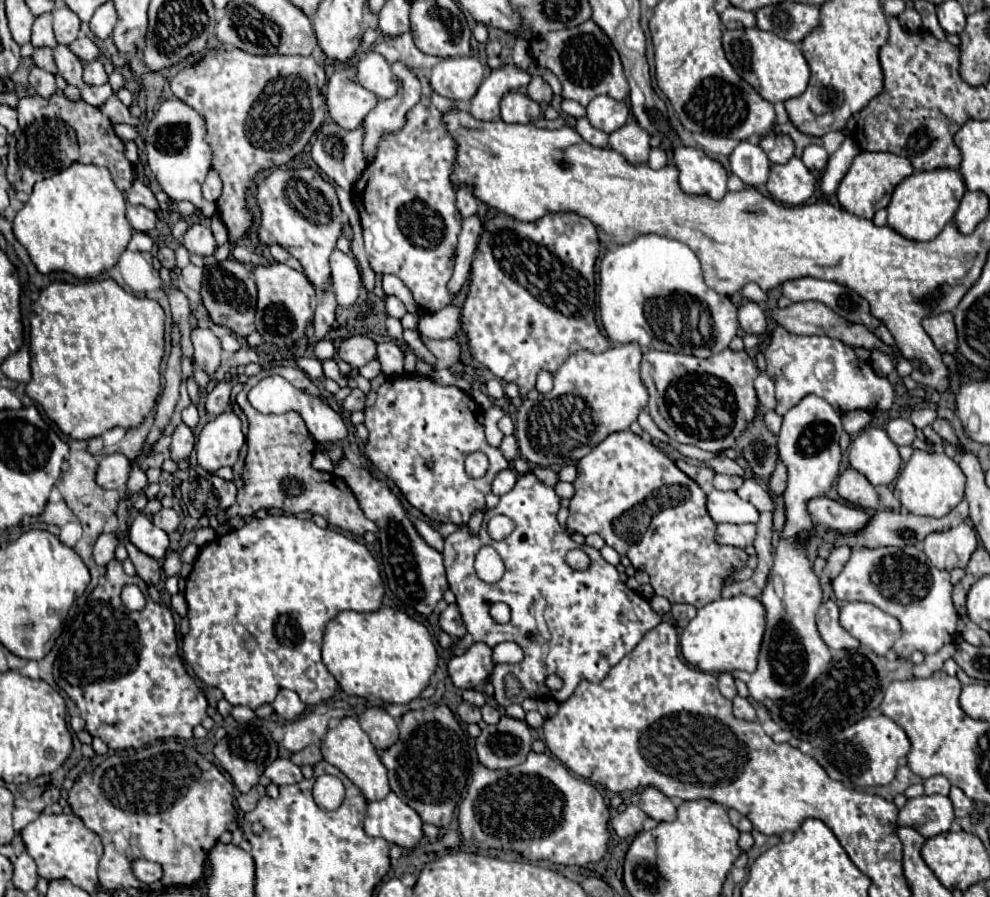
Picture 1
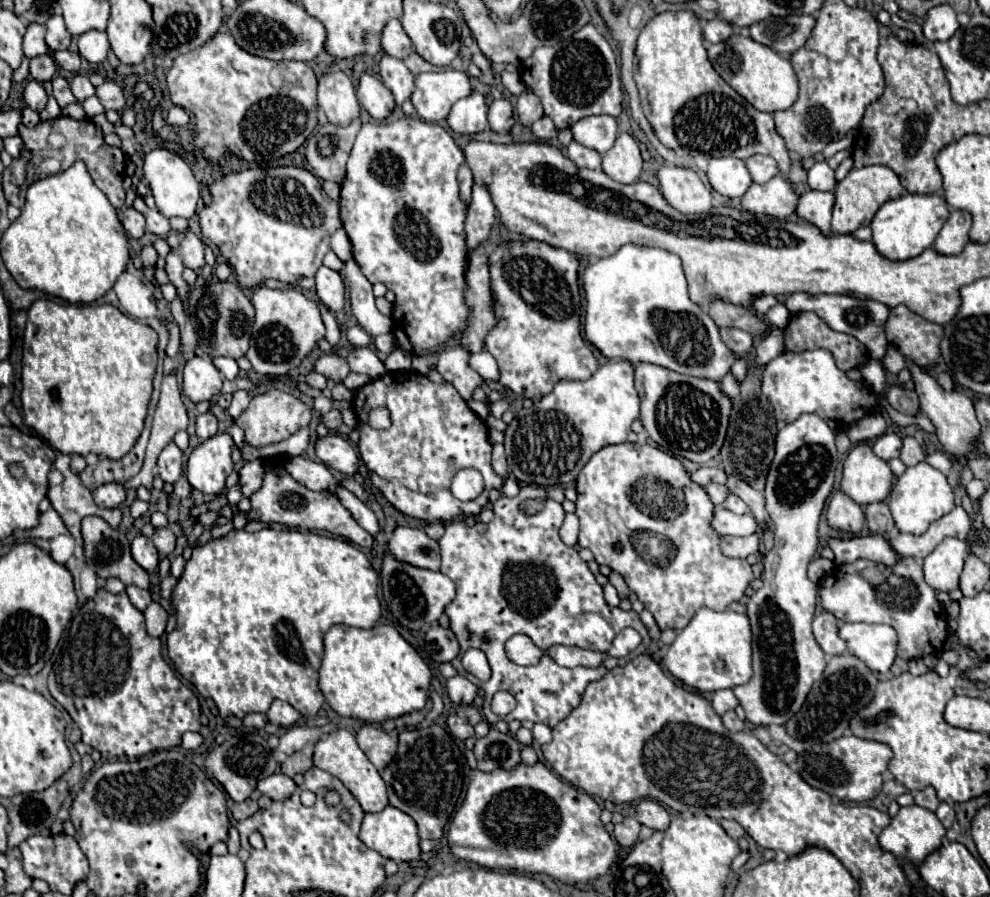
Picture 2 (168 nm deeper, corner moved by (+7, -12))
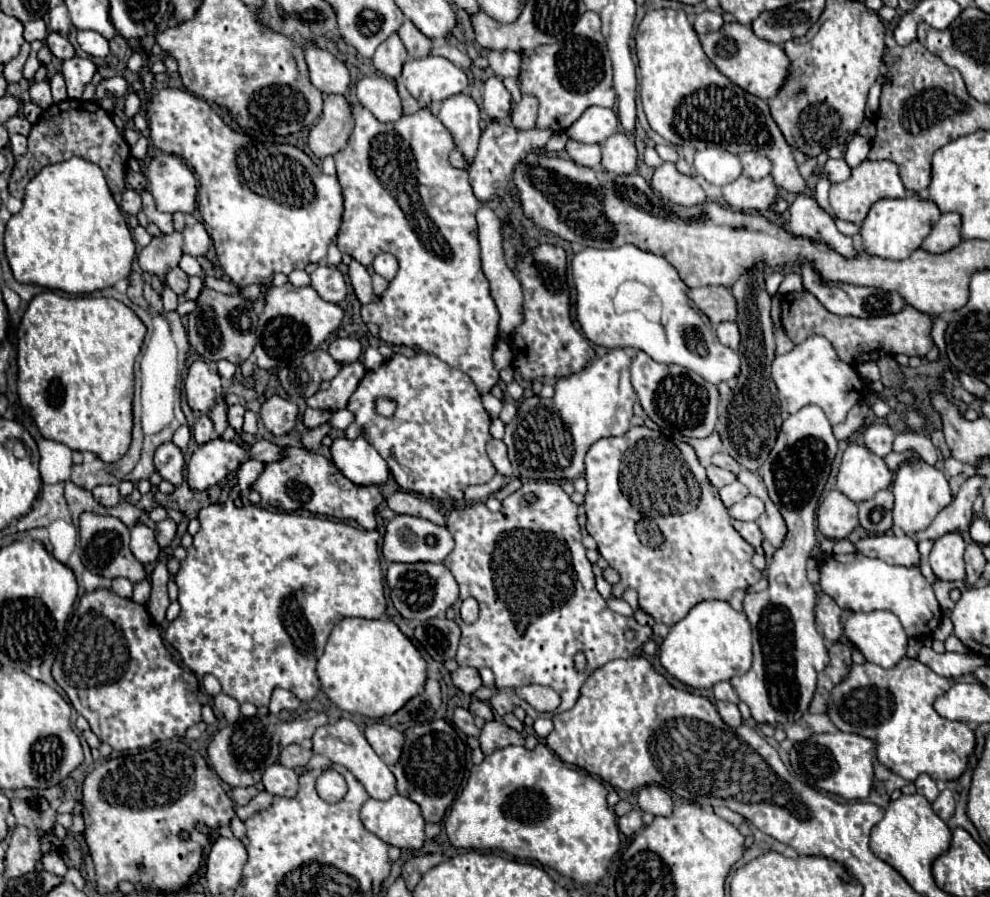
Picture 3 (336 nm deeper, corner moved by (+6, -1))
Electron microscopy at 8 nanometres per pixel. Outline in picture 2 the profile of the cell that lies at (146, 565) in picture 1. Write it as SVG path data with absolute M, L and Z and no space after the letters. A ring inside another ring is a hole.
M84 517L82 519L82 537L84 537L86 563L94 569L94 573L98 577L102 577L102 579L116 577L124 585L136 585L140 589L148 589L148 573L142 567L136 567L136 561L130 555L130 543L122 531L110 527L100 517Z

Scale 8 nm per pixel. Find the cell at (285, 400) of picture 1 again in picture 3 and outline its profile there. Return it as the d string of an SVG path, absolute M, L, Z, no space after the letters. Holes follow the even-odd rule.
M335 438L331 444L331 456L333 464L337 464L337 468L341 468L341 474L353 484L383 484L389 478L385 460L365 438Z

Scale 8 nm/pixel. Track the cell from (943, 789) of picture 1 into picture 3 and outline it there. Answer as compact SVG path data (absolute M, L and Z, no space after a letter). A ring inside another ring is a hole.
M921 774L921 776L915 780L915 786L917 786L917 792L923 794L929 802L933 802L933 800L937 798L937 794L939 794L939 788L937 788L935 780L929 778L927 774Z

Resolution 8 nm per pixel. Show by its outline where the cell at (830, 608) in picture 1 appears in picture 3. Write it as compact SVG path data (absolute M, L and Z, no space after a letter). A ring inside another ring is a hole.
M823 594L815 606L815 620L817 620L817 628L819 632L827 638L827 640L841 640L843 638L843 626L841 626L841 608L835 604L835 600L827 594Z

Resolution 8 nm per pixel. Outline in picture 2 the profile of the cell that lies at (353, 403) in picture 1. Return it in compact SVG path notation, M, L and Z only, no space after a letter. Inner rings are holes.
M332 409L330 413L326 413L326 415L320 417L320 423L324 423L330 431L334 431L338 425L342 425L342 415L340 415L338 409Z

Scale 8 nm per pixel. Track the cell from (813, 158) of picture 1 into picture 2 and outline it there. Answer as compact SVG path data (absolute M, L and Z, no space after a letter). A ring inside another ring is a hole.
M818 161L808 171L808 185L810 185L810 189L816 189L816 191L834 191L834 187L836 187L834 169L830 169L830 165L826 161Z

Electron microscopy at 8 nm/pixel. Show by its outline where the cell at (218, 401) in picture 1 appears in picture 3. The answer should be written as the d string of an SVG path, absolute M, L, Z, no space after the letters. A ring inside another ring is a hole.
M207 414L197 416L197 422L193 426L193 436L195 436L197 444L205 444L205 442L209 442L211 438L217 436L215 428L213 428L213 422L211 422L211 418Z

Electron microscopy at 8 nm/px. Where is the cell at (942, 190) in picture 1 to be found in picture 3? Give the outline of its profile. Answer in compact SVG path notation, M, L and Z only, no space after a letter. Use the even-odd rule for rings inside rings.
M911 194L905 198L877 200L861 224L863 250L867 254L875 254L889 260L905 260L911 252L915 252L923 244L923 240L931 232L931 226L939 218L941 218L941 212L937 212L937 204L929 204L929 200L917 194Z

